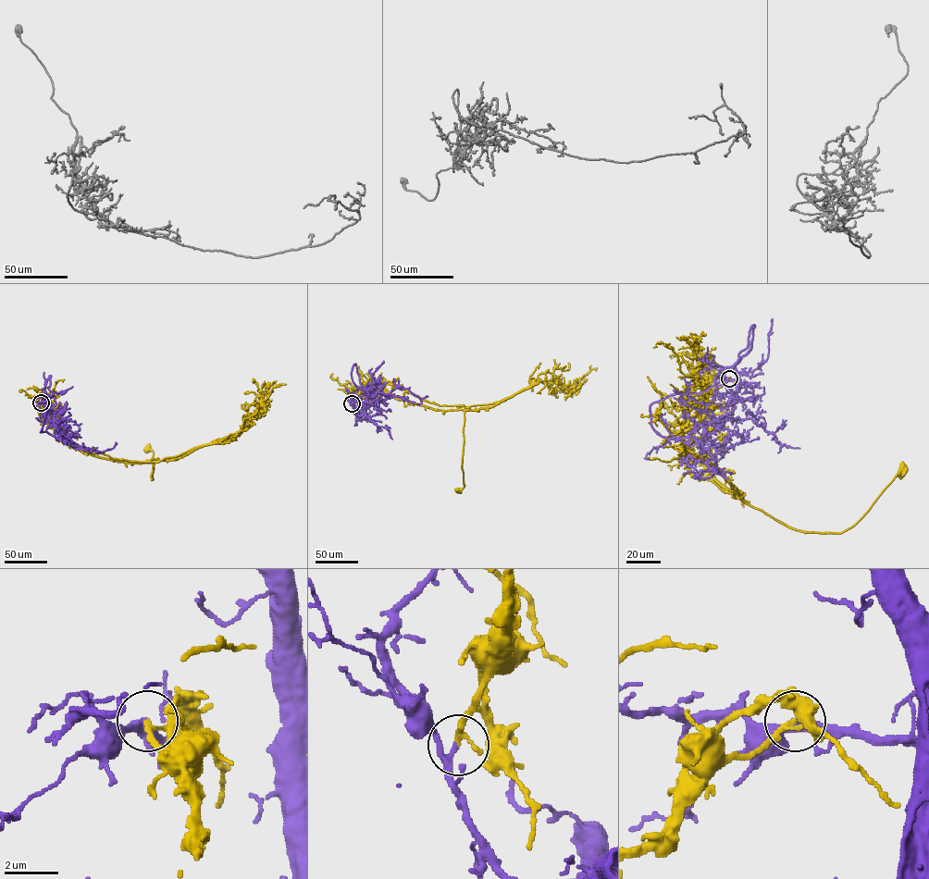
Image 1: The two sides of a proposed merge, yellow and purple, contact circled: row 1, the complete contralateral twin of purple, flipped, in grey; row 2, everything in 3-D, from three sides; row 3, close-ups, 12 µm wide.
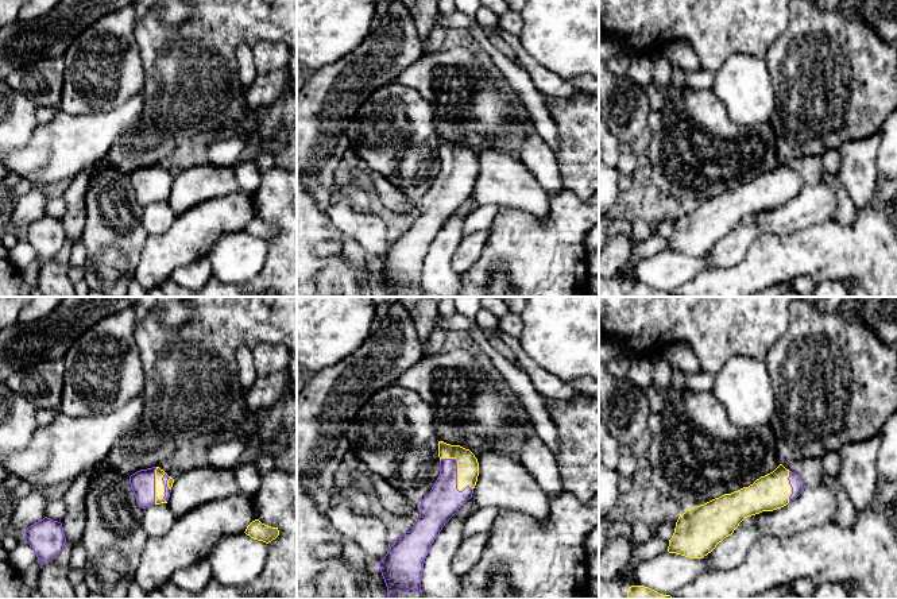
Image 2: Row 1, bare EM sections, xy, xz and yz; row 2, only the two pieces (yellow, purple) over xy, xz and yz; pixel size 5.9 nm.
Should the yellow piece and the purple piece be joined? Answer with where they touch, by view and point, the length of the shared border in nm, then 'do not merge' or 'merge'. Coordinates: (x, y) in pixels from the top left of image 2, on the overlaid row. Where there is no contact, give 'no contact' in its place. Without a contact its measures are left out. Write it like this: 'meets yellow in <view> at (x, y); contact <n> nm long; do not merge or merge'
meets yellow in xz at (457, 474); contact 260 nm long; do not merge

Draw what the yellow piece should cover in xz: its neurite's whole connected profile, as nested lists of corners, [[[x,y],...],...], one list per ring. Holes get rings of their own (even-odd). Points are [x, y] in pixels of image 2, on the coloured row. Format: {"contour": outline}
{"contour": [[[438,441],[438,457],[457,460],[457,490],[463,491],[467,486],[475,488],[479,476],[479,463],[475,455],[460,445],[451,445]]]}

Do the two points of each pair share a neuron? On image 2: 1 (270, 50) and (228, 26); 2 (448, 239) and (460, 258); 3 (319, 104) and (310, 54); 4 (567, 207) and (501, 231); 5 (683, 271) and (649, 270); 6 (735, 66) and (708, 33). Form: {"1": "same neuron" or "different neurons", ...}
{"1": "different neurons", "2": "different neurons", "3": "different neurons", "4": "same neuron", "5": "same neuron", "6": "different neurons"}

